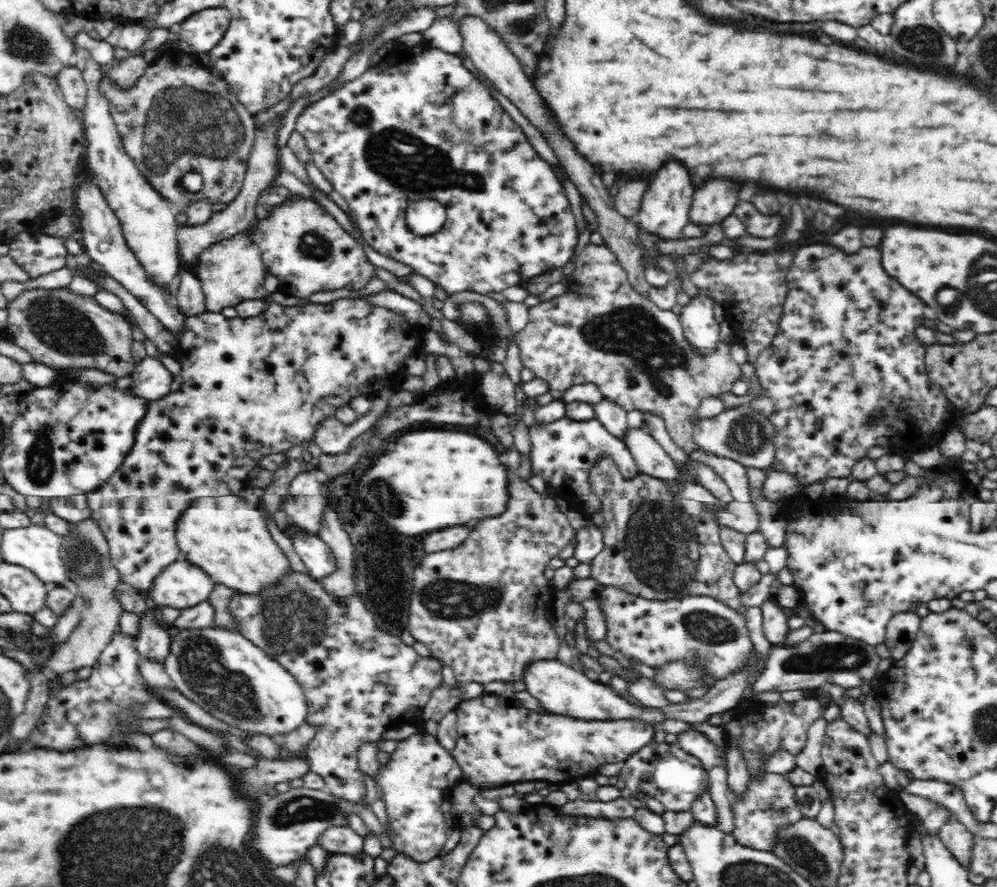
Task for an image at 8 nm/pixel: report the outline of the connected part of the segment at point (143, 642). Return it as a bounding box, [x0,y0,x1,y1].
[134,607,171,661]

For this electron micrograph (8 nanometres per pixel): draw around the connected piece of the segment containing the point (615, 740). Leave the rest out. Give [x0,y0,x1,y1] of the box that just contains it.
[450,694,654,789]

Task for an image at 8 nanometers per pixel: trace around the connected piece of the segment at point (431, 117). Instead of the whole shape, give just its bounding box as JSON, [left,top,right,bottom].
[295,42,580,295]

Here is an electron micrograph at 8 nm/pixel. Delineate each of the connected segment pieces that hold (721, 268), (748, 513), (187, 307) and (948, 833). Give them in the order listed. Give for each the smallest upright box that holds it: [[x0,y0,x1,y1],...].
[[690,246,792,362],[710,499,760,534],[175,271,206,316],[937,816,976,867]]

